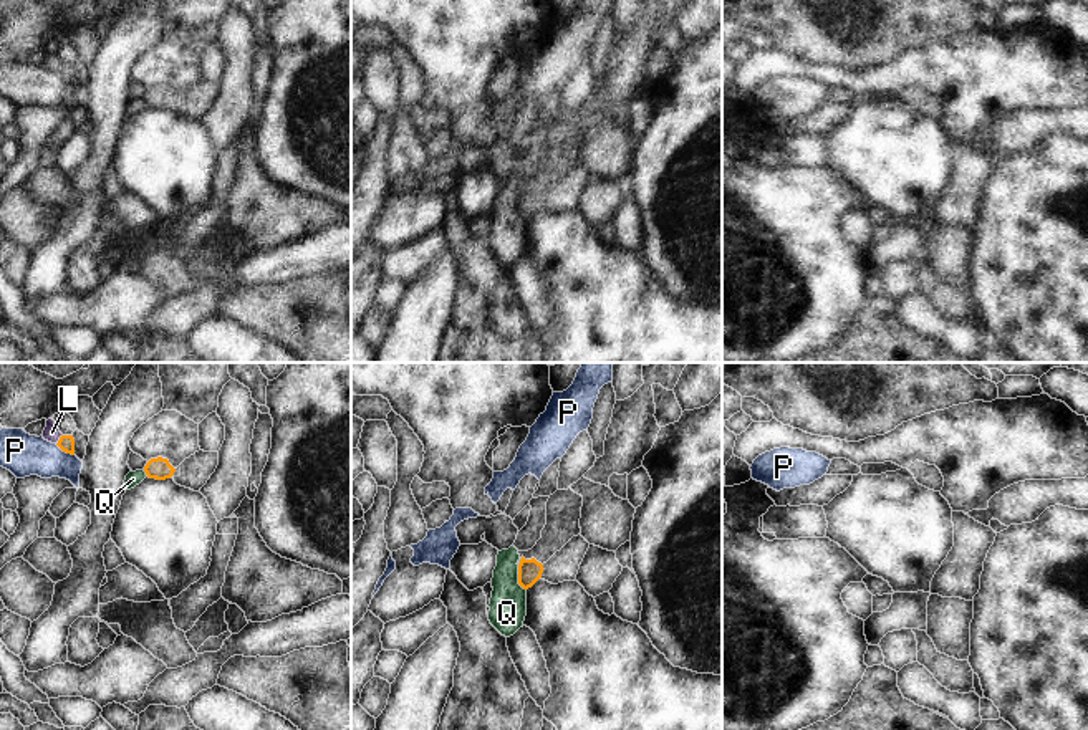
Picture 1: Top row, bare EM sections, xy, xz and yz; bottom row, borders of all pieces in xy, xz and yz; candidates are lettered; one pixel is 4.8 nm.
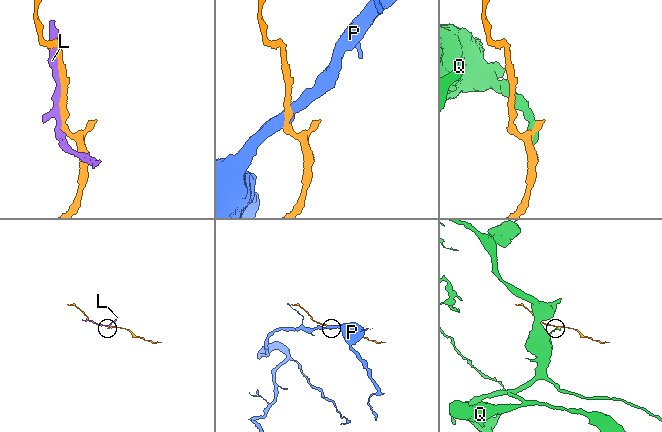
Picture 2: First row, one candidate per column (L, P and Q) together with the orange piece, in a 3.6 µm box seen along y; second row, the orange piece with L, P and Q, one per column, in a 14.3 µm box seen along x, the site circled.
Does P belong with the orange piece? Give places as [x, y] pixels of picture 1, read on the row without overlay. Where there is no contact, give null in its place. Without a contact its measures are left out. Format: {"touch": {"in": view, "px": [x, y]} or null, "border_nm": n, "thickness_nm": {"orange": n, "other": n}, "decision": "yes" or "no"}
{"touch": {"in": "xy", "px": [65, 80]}, "border_nm": 110, "thickness_nm": {"orange": 80, "other": 200}, "decision": "no"}

